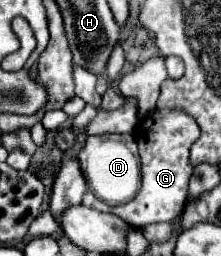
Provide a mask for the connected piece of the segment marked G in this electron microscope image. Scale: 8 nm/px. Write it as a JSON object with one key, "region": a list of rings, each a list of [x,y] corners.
{"region":[[[154,110],[146,118],[146,122],[140,122],[138,134],[142,134],[142,136],[136,136],[140,158],[142,158],[142,188],[136,194],[136,198],[130,200],[128,204],[112,208],[100,202],[92,192],[86,192],[82,204],[94,210],[116,214],[134,228],[144,228],[148,224],[158,224],[158,222],[172,222],[184,210],[186,186],[194,170],[194,166],[190,164],[190,146],[200,136],[198,124],[194,122],[192,116],[180,110],[164,110],[164,112]]]}

